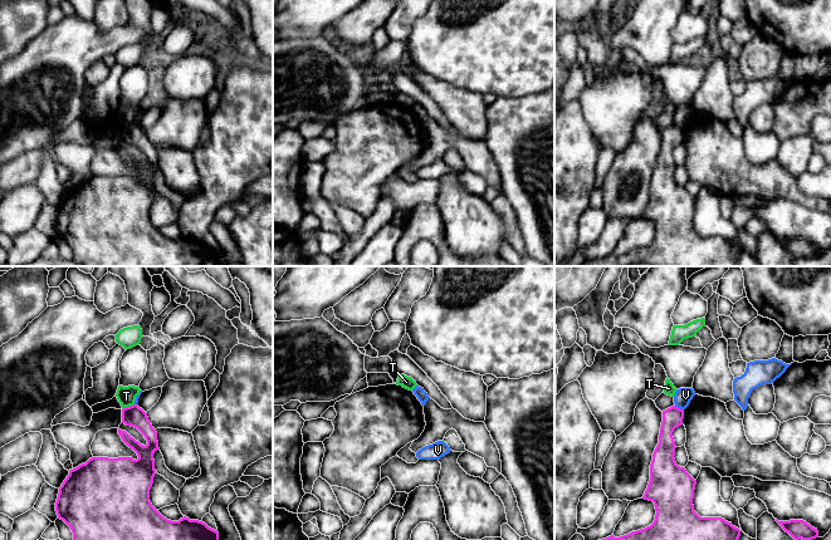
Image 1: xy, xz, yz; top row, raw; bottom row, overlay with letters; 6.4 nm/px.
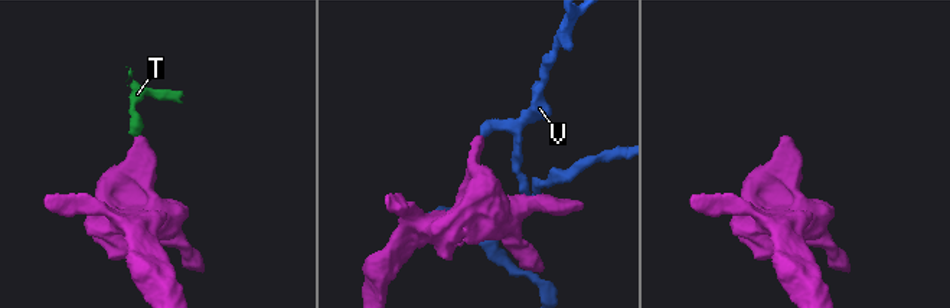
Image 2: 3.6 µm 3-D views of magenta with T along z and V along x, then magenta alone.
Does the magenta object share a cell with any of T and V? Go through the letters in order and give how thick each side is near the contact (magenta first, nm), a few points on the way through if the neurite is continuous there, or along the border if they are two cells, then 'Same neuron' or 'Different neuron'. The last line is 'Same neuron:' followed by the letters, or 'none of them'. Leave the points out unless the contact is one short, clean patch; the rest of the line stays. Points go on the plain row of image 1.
T: Thickness 140 nm (magenta) against 120 nm. Boundary: xy (133, 122), (123, 127). Different neuron
V: Thickness 130 nm (magenta) against 110 nm. Boundary: yz (674, 124), (683, 129). Different neuron
Same neuron: none of them

